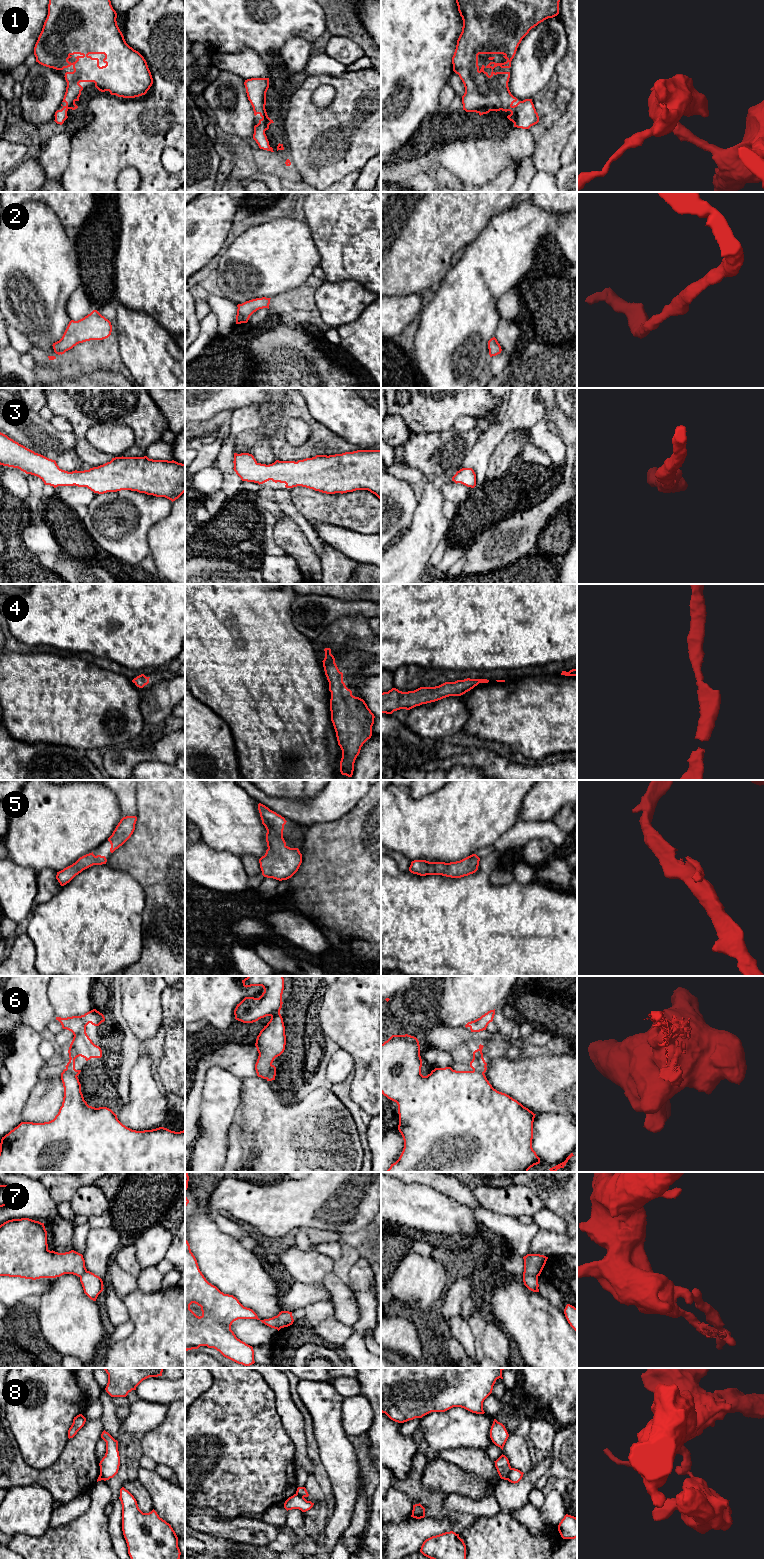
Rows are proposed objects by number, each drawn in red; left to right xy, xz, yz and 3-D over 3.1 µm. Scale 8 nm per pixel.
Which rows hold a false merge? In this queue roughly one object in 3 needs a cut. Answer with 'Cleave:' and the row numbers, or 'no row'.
Cleave: 6, 8

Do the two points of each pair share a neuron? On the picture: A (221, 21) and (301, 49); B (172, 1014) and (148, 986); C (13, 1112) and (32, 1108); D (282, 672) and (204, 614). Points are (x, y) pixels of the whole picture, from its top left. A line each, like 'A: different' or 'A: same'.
A: different
B: different
C: different
D: same

